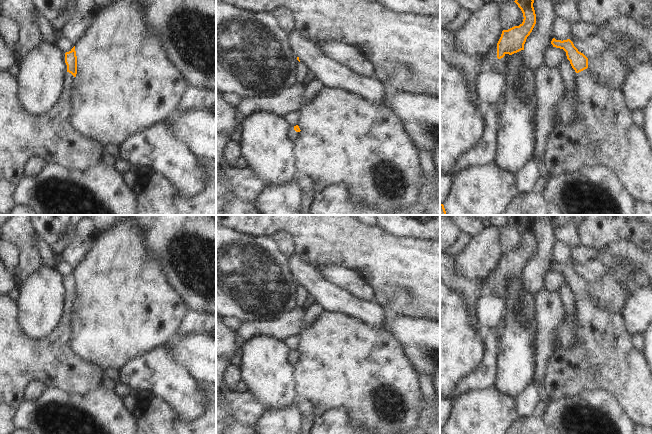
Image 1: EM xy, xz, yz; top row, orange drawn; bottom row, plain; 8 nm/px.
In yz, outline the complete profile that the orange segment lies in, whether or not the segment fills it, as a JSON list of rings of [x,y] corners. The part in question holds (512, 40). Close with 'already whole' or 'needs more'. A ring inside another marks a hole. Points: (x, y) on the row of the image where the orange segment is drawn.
[[[515,0],[514,2],[521,9],[524,19],[519,26],[502,31],[497,43],[498,59],[503,58],[506,54],[512,55],[524,50],[526,39],[536,24],[536,14],[533,7],[534,0]]]; already whole

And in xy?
[[[75,46],[65,53],[67,65],[67,80],[65,89],[58,104],[44,115],[29,113],[23,106],[19,97],[19,80],[8,71],[0,71],[0,180],[9,180],[18,185],[26,176],[27,164],[35,157],[44,158],[48,163],[66,167],[70,171],[83,171],[99,164],[102,159],[103,146],[85,137],[75,129],[71,120],[73,106],[73,88],[77,74],[77,56]]]; needs more

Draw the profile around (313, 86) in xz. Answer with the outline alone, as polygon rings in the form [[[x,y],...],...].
[[[315,78],[312,79],[309,83],[307,83],[303,107],[312,101],[317,92],[321,90],[322,87],[323,87],[322,84],[318,82]]]

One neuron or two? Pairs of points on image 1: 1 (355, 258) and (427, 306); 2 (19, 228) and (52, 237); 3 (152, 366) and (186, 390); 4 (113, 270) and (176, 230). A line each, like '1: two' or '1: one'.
1: one
2: two
3: one
4: two

